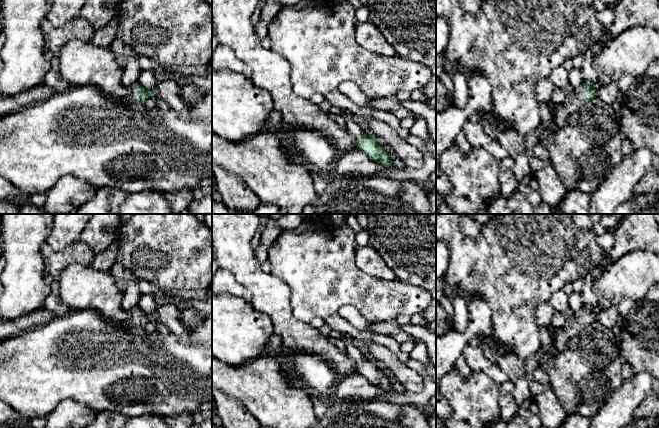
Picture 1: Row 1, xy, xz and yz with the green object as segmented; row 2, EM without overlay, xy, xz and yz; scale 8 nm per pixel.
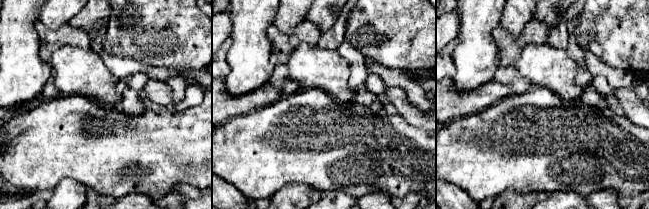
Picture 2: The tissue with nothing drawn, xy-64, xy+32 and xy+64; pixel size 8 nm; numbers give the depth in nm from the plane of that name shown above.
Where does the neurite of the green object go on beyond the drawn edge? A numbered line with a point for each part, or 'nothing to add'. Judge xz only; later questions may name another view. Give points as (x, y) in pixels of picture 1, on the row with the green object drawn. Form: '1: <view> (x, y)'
1: xz (353, 129)

